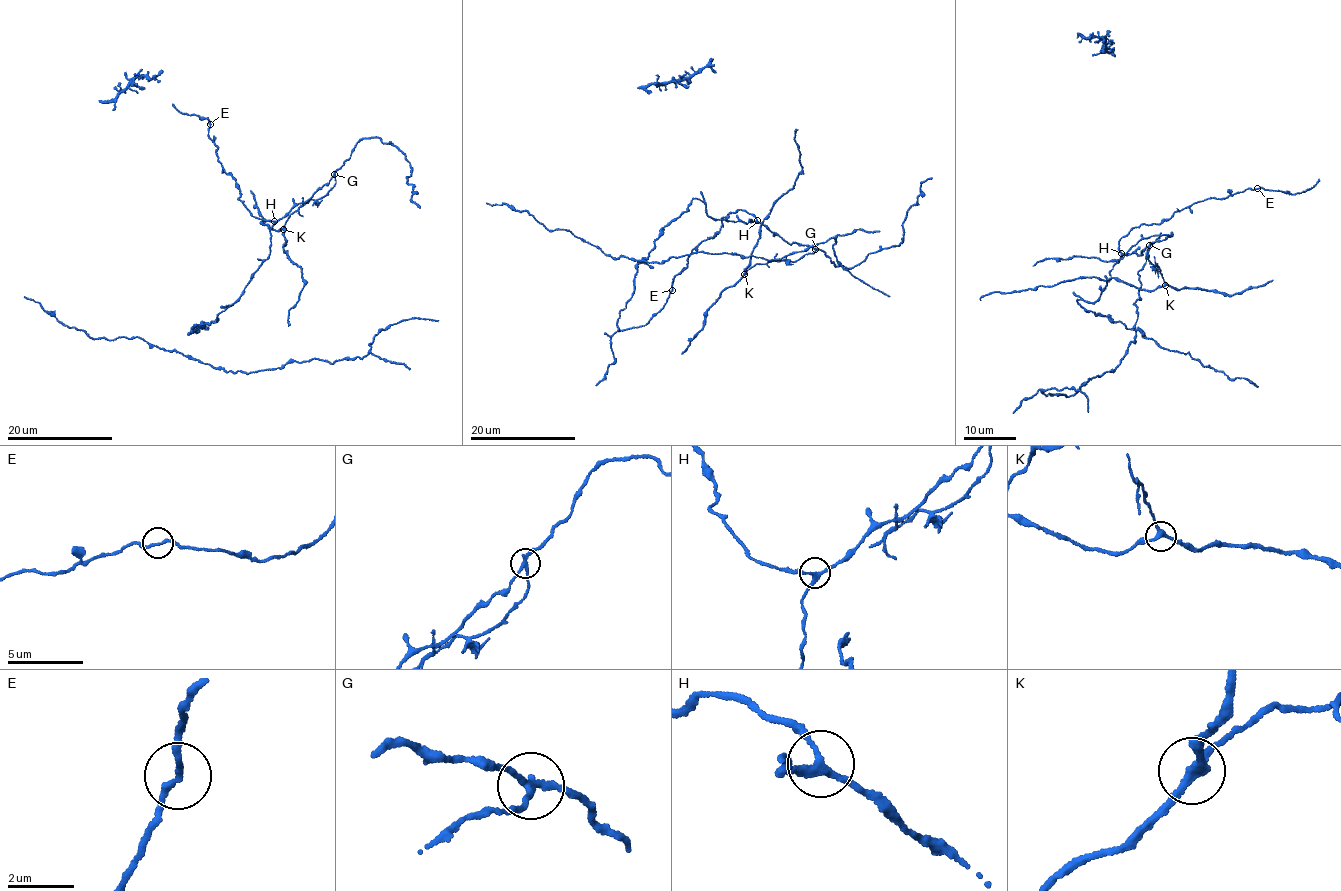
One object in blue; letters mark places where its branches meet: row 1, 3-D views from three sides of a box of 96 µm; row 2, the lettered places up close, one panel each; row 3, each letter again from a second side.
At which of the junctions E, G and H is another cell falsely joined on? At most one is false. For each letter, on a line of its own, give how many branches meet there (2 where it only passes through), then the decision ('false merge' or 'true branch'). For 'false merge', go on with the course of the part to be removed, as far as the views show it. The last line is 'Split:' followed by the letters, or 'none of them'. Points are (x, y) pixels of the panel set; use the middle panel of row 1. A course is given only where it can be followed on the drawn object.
E: branches 2; true branch
G: branches 3; false merge; course (816, 249), (795, 261), (757, 263), (745, 271), (763, 220), (800, 171), (795, 130)
H: branches 3; true branch
Split: G

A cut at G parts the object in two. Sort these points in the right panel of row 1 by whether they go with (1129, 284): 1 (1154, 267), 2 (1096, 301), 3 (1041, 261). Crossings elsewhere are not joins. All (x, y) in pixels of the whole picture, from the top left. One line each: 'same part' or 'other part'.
1: same part
2: other part
3: other part

